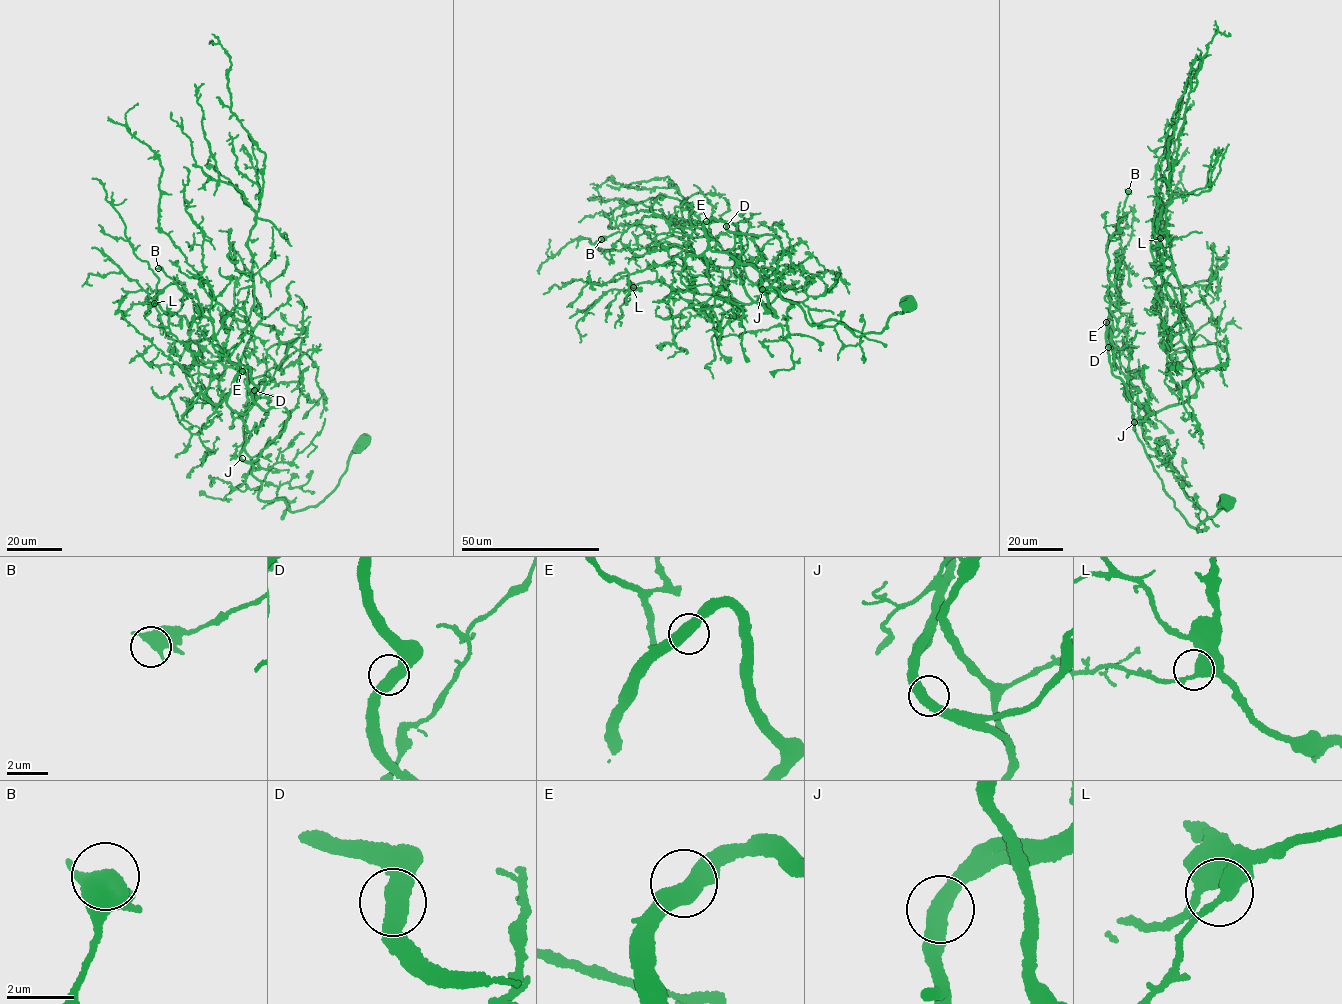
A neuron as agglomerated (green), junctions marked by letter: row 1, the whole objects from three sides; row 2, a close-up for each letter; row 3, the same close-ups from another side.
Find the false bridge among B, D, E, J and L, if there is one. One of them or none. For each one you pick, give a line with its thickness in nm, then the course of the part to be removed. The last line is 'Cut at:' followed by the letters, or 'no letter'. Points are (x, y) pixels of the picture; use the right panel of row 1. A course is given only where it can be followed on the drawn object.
Cut at: no letter

